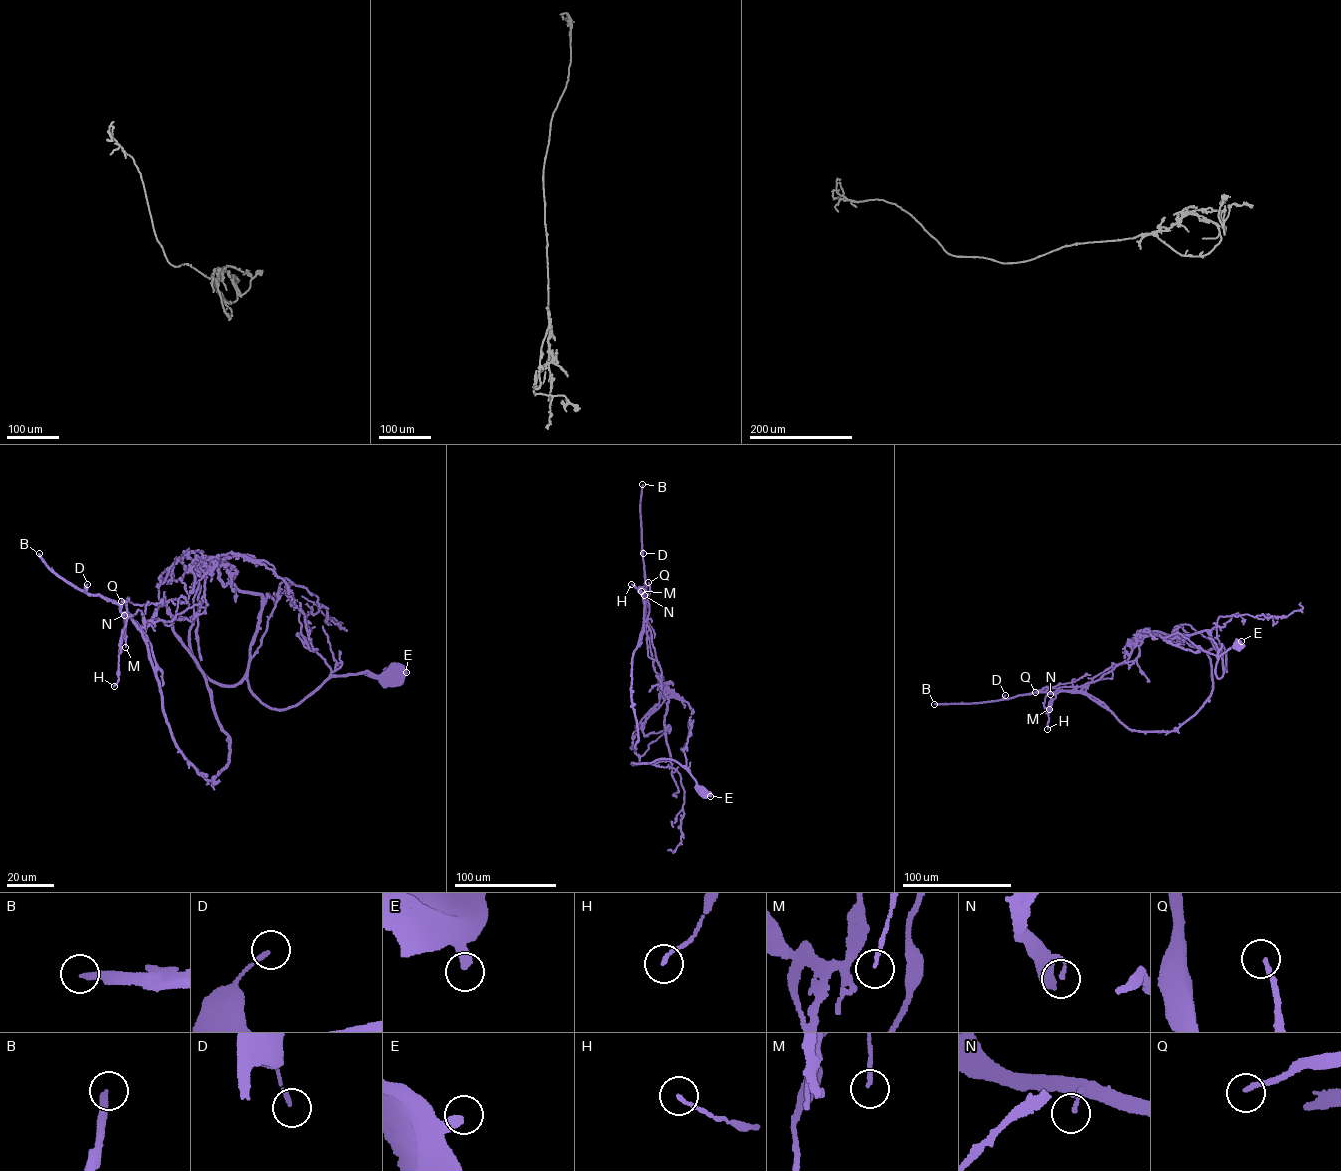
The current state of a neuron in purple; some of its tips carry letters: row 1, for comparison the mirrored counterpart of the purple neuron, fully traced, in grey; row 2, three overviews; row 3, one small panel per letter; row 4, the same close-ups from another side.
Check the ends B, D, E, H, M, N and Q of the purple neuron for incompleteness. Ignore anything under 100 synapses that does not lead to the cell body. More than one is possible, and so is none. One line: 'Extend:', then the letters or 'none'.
Extend: B

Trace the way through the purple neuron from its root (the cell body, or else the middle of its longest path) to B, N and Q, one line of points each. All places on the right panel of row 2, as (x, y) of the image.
B: (1239, 645), (1219, 656), (1220, 678), (1222, 660), (1208, 631), (1143, 635), (1125, 662), (1079, 691), (934, 704)
N: (1239, 645), (1219, 656), (1219, 679), (1222, 660), (1208, 631), (1141, 635), (1124, 663), (1079, 691), (1050, 694)
Q: (1239, 645), (1219, 656), (1219, 679), (1222, 660), (1208, 631), (1143, 635), (1125, 662), (1079, 691), (1035, 692)

